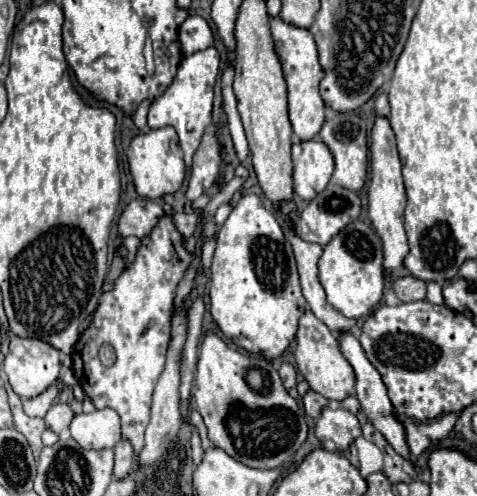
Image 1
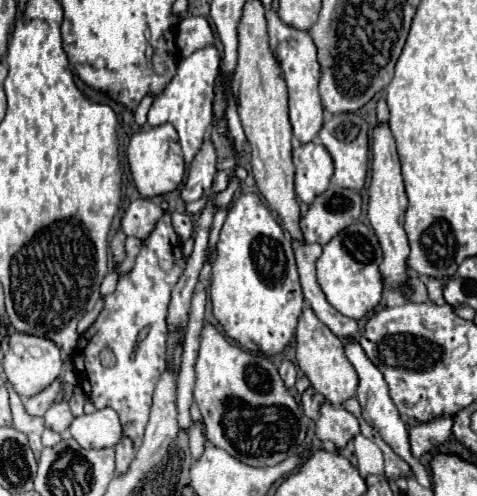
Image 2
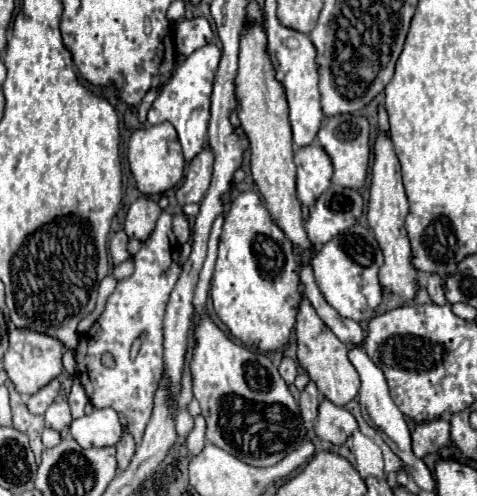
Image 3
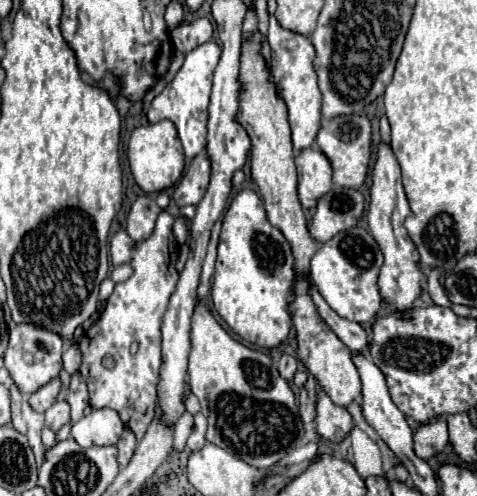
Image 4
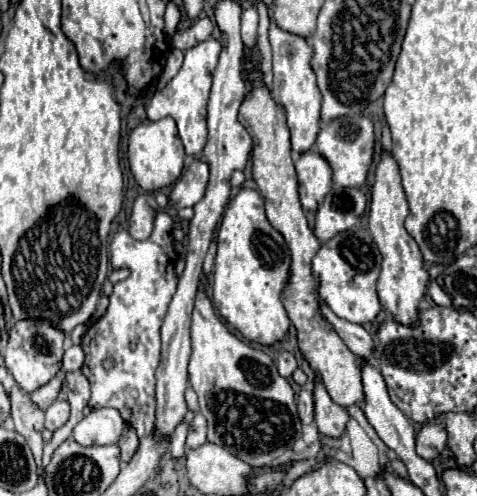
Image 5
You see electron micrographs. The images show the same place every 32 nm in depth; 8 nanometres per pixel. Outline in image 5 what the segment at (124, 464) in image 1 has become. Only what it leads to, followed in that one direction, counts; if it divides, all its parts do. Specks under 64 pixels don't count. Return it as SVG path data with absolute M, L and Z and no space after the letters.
M132 426L124 428L124 434L118 440L118 446L120 446L120 462L126 464L134 456L134 452L138 448L138 436L136 436L136 432L134 432Z

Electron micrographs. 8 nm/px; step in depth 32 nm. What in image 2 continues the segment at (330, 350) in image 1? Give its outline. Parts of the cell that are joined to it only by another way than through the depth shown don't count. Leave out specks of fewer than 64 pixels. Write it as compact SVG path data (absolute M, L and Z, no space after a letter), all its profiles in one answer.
M304 308L300 320L298 320L298 330L296 330L296 362L298 368L304 372L304 376L310 380L312 388L316 392L320 392L330 404L342 404L344 400L352 398L356 394L356 384L358 384L358 376L356 370L352 368L352 364L348 362L348 358L344 356L342 350L342 340L338 336L334 336L330 332L330 328L326 324L322 324L316 314L312 312L312 308Z

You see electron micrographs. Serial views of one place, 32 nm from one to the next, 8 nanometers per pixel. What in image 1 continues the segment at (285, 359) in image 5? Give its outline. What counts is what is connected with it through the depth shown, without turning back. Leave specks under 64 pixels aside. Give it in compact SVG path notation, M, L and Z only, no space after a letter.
M286 362L282 364L282 368L280 368L280 378L282 378L286 390L296 388L296 380L298 380L298 376L296 376L296 370L294 370L292 364L286 364Z

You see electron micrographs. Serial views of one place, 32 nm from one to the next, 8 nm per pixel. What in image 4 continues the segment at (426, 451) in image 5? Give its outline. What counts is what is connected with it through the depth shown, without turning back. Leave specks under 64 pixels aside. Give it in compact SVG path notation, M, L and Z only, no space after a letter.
M436 420L430 424L422 424L414 432L414 452L418 458L430 458L440 452L448 444L448 424L444 420Z

